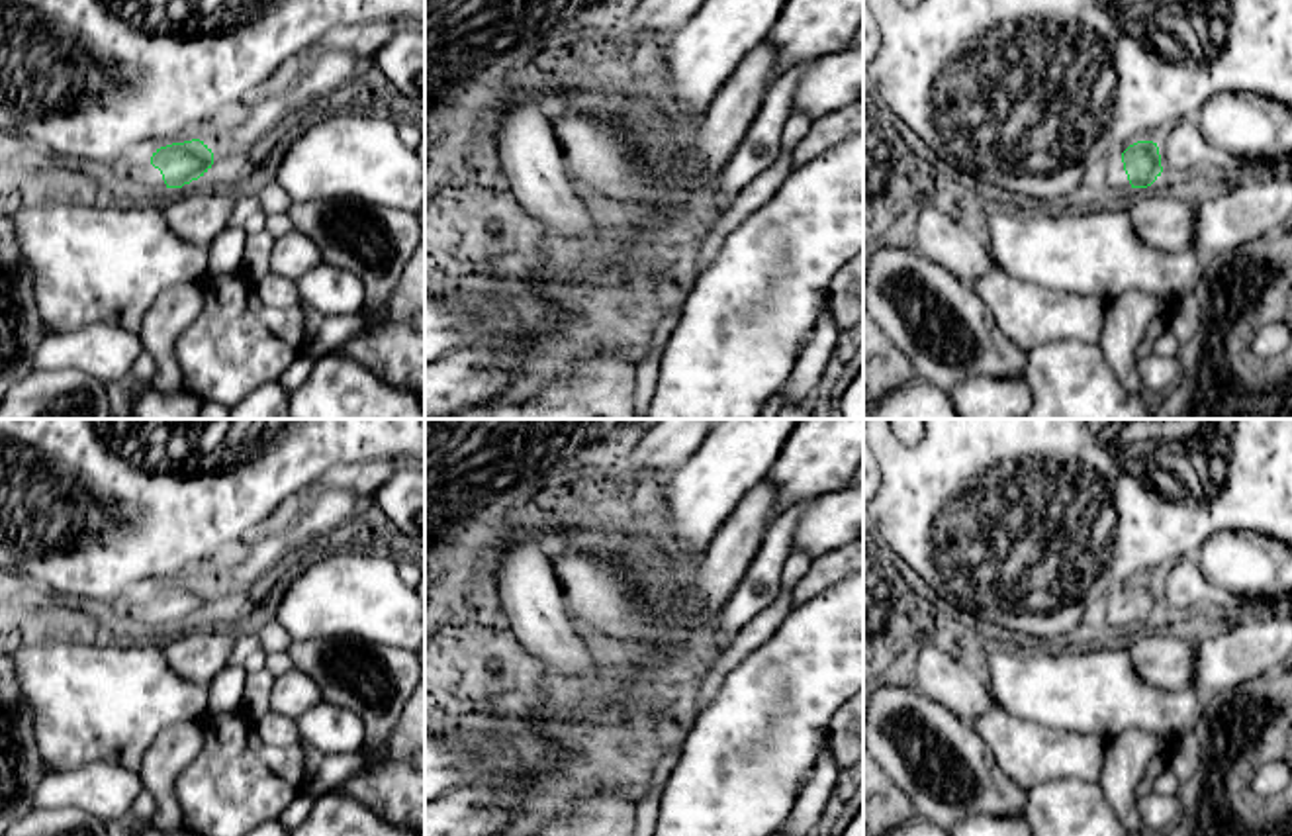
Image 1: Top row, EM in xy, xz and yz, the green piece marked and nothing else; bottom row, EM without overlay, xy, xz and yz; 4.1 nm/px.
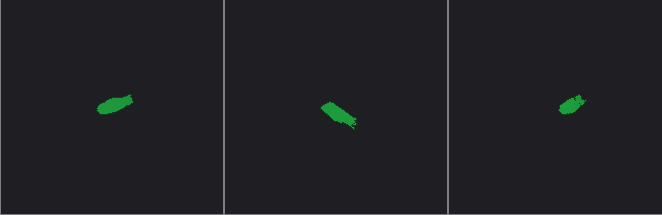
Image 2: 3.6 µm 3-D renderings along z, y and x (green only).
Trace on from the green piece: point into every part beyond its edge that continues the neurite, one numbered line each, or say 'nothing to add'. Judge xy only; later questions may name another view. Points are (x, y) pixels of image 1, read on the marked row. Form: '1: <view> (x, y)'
nothing to add

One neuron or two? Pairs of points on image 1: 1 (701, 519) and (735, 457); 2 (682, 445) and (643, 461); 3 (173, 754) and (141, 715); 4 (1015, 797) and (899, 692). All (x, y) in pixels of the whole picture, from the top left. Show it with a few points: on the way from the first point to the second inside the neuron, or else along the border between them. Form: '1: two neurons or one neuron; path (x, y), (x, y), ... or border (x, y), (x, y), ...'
1: one neuron; path (701, 504), (701, 494), (719, 472)
2: one neuron; path (672, 445), (652, 457)
3: two neurons; border (198, 719), (169, 725), (145, 750), (138, 772)
4: one neuron; path (985, 776), (928, 721)

